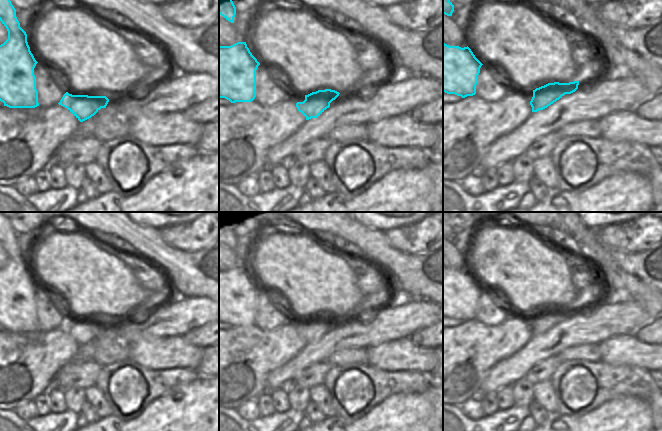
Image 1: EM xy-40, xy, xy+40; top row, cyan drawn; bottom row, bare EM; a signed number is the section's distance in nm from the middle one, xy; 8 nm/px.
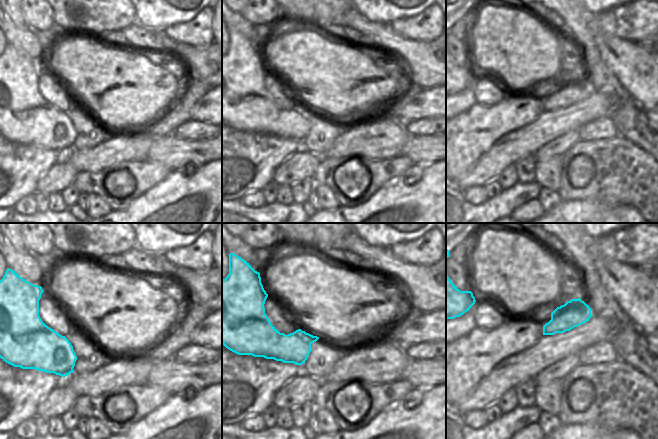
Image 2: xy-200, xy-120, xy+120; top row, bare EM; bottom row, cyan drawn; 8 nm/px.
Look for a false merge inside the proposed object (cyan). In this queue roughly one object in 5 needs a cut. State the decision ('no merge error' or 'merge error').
no merge error

